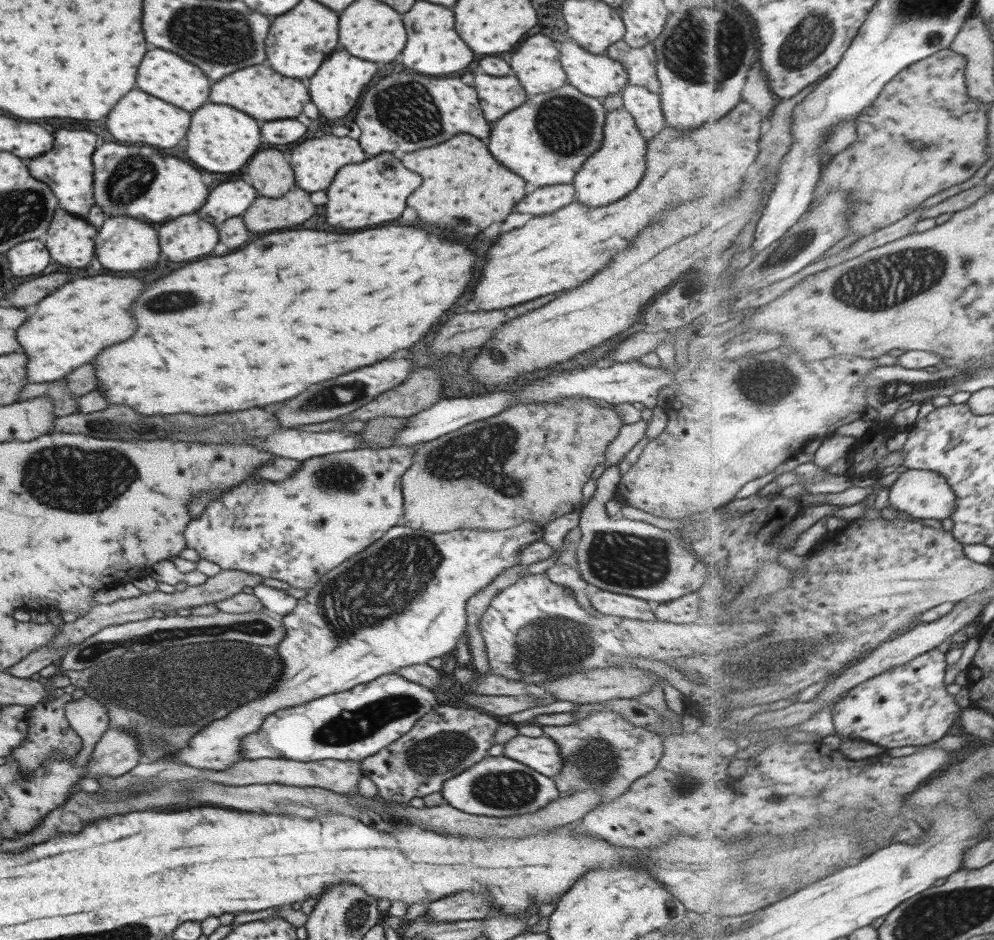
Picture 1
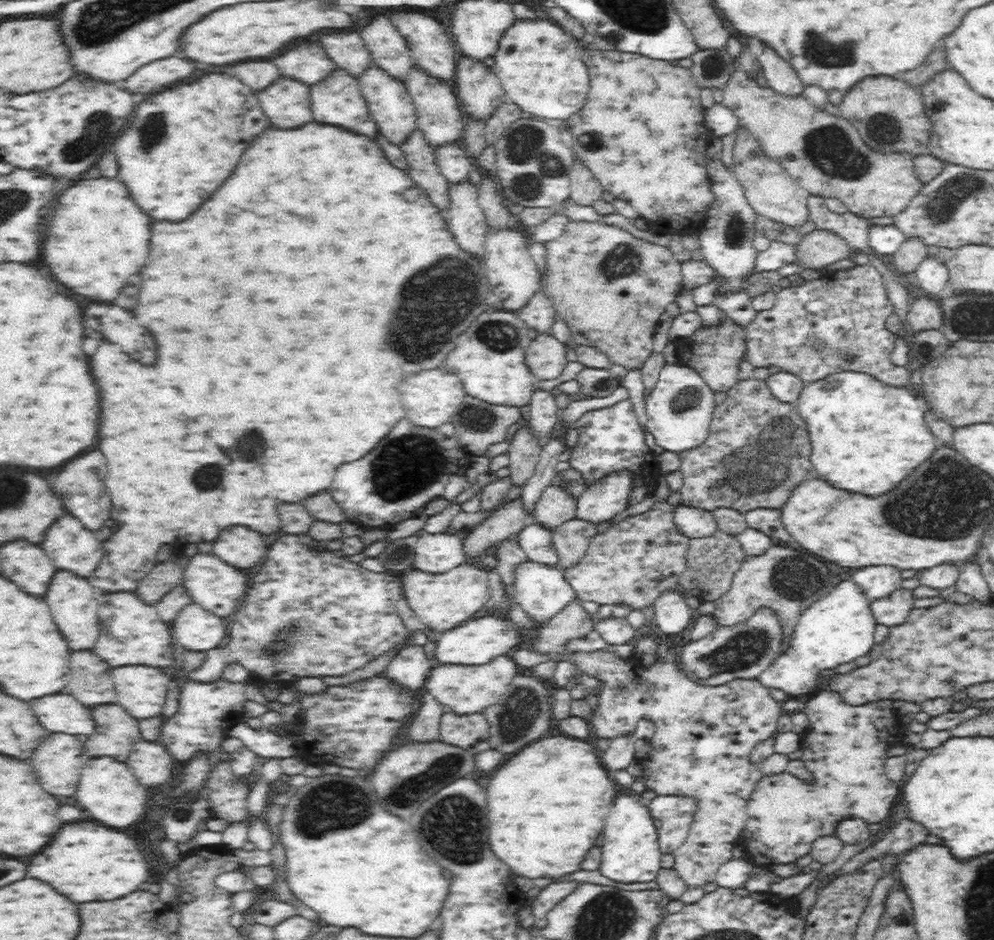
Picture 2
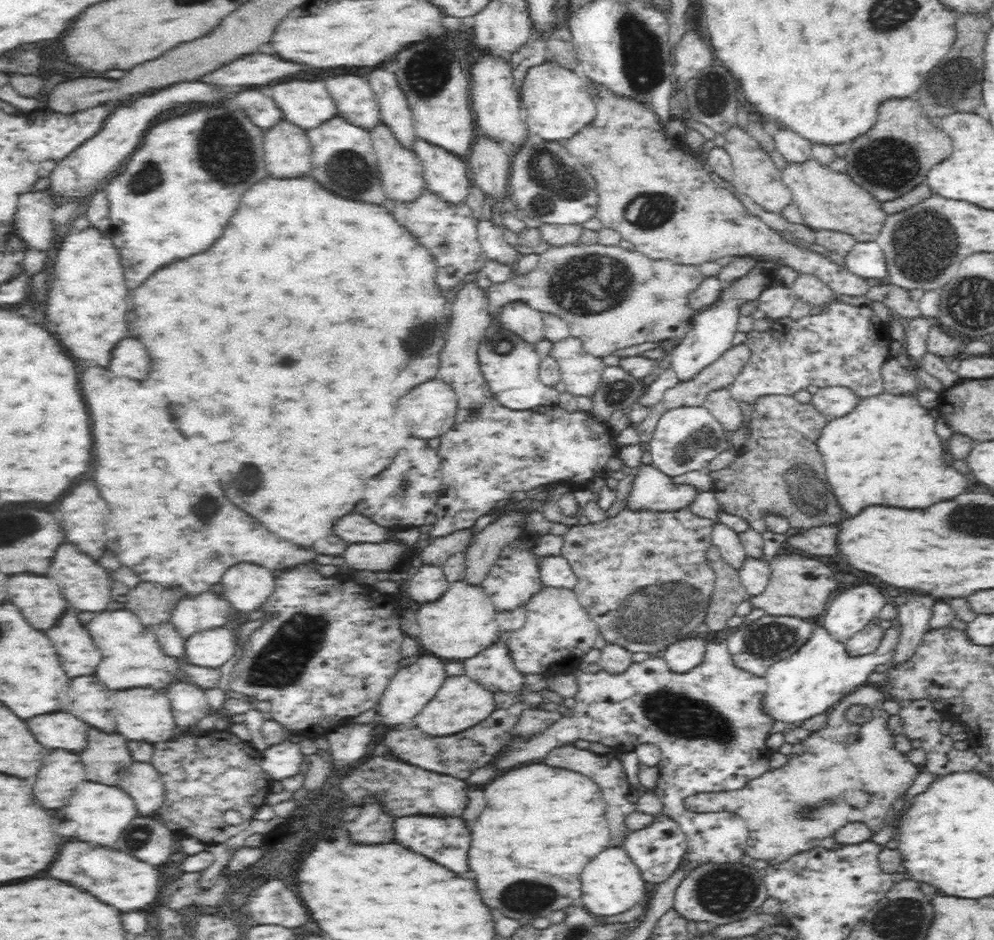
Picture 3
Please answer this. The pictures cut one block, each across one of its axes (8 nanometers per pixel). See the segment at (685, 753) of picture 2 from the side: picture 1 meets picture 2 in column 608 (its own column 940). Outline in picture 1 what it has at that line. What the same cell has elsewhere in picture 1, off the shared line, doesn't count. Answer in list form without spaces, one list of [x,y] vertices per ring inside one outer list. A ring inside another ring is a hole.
[[[933,649],[852,688],[831,711],[839,735],[885,748],[931,745],[945,738],[965,708],[957,704],[945,685],[945,653]]]

